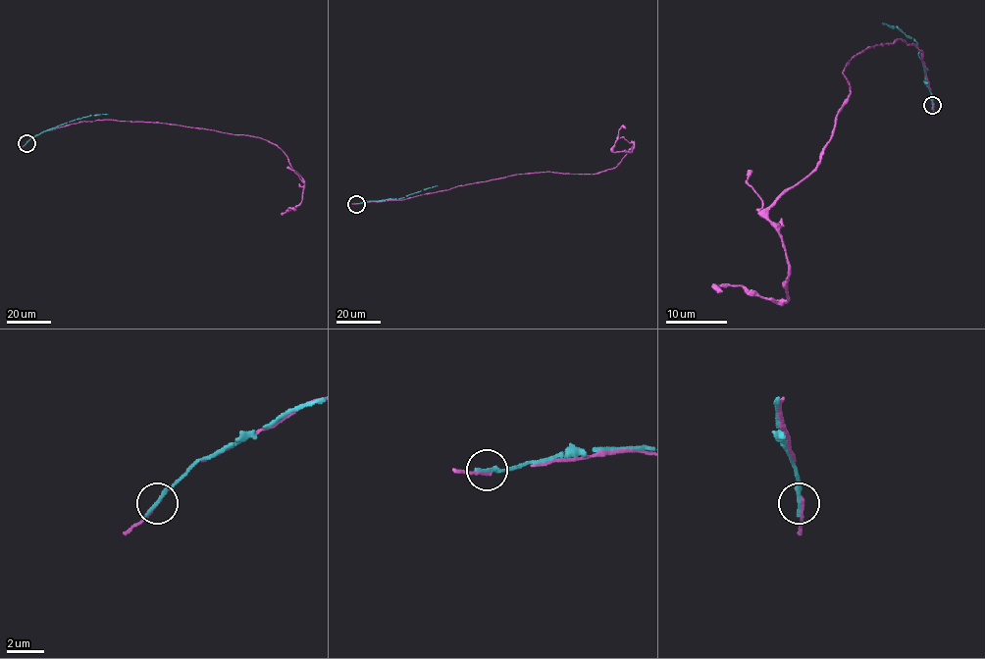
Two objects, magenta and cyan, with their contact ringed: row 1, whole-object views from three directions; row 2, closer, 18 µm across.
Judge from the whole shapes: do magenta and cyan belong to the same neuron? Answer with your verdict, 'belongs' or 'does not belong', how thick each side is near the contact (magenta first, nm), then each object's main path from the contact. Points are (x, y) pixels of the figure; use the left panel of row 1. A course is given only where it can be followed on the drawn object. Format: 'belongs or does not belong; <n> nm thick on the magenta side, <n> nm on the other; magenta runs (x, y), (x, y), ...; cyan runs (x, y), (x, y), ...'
does not belong; 140 nm thick on the magenta side, 260 nm on the other; magenta runs (26, 143), (45, 130), (104, 120), (249, 135), (276, 144), (304, 180), (301, 201), (283, 213), (295, 210); cyan runs (26, 143), (42, 131), (75, 120), (108, 114)

